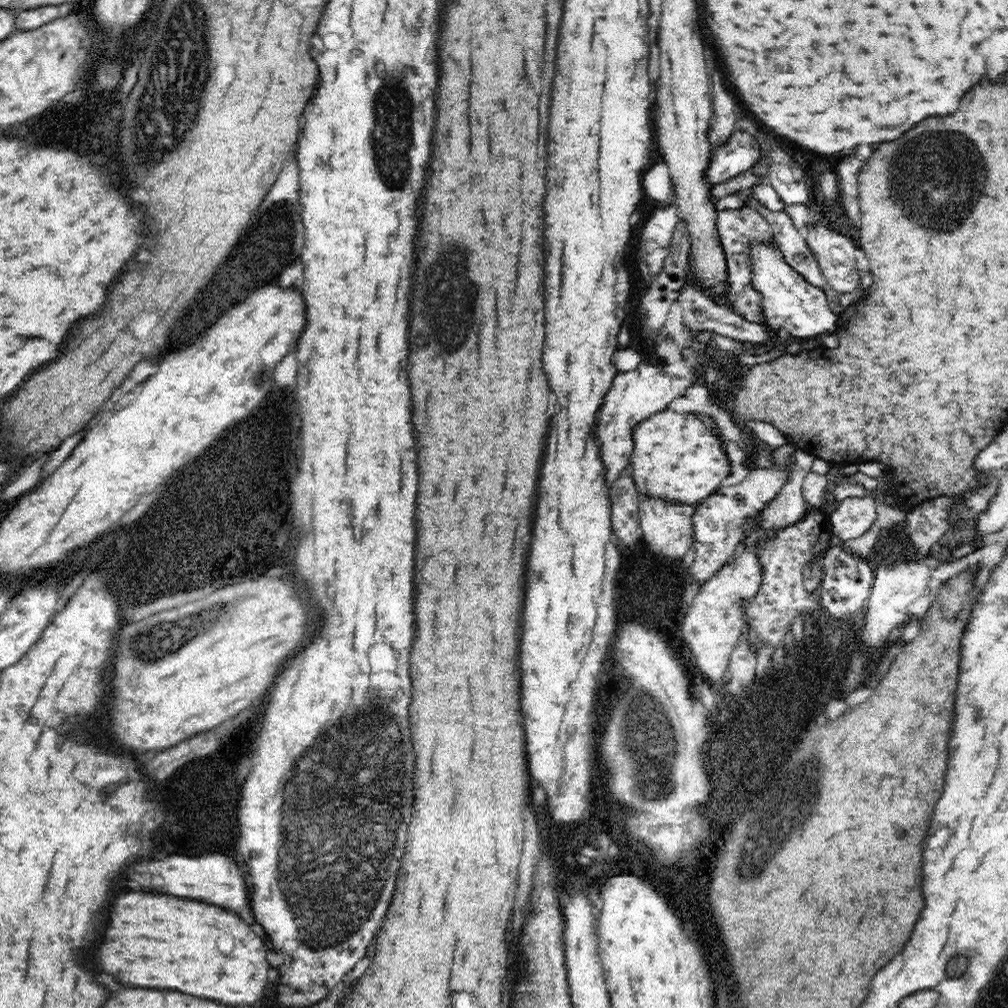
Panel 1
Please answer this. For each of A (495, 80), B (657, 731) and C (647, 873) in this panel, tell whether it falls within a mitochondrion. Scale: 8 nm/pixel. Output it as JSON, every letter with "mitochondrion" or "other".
{"A":"other","B":"mitochondrion","C":"other"}

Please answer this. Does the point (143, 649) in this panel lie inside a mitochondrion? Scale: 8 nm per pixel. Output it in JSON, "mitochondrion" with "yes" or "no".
{"mitochondrion":"yes"}

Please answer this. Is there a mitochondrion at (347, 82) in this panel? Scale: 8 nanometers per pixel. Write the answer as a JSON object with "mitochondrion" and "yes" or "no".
{"mitochondrion":"no"}

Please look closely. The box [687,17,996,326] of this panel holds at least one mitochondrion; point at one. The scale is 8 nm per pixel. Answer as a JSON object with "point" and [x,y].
{"point":[930,187]}

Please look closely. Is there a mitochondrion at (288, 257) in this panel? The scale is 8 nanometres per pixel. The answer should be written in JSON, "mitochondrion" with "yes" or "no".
{"mitochondrion":"no"}

